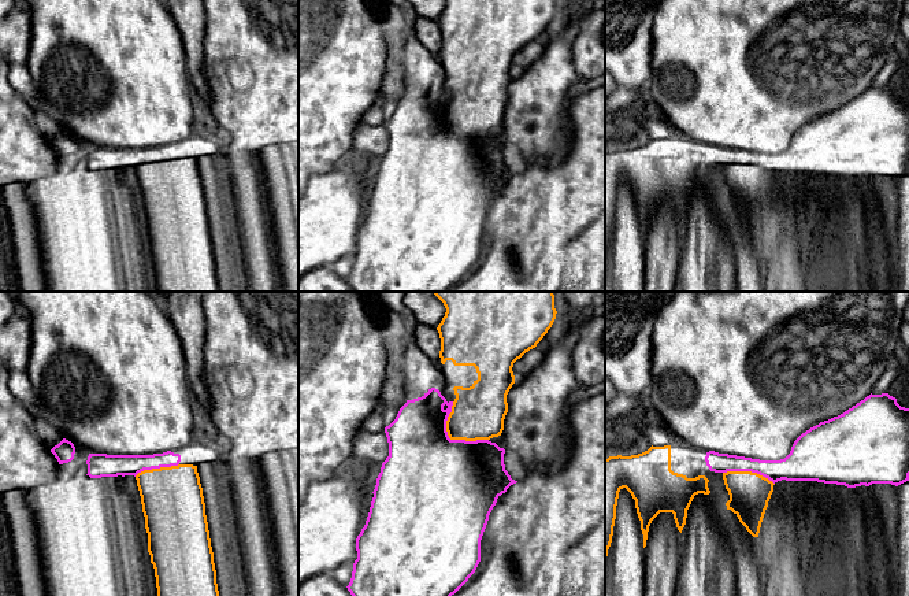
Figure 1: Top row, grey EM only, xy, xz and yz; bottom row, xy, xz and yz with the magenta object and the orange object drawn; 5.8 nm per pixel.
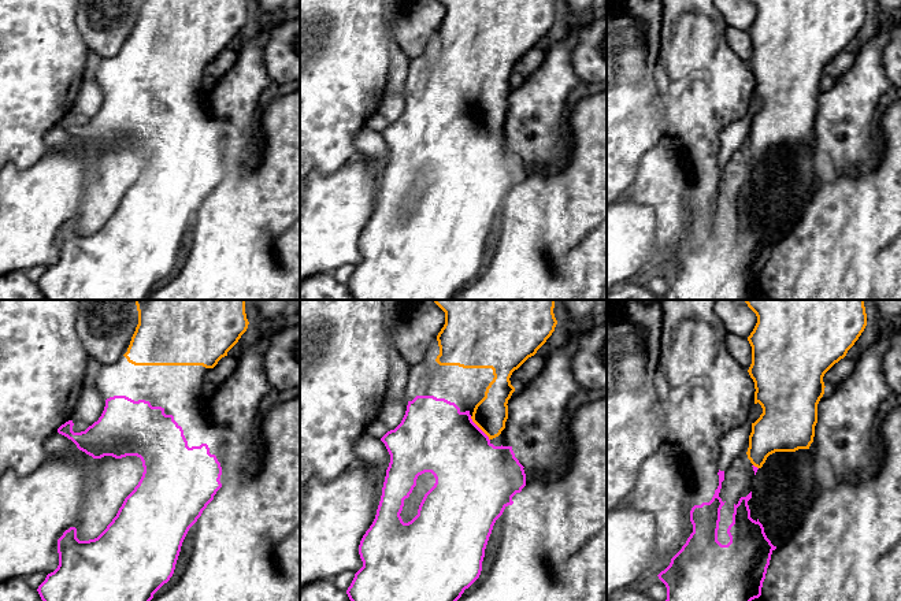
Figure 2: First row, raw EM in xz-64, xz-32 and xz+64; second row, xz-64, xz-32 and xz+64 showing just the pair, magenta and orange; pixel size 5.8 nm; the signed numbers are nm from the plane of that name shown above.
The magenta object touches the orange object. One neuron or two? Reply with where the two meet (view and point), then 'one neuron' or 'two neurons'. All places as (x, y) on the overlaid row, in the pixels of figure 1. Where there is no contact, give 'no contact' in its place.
meets magenta in xz at (449, 439); one neuron

